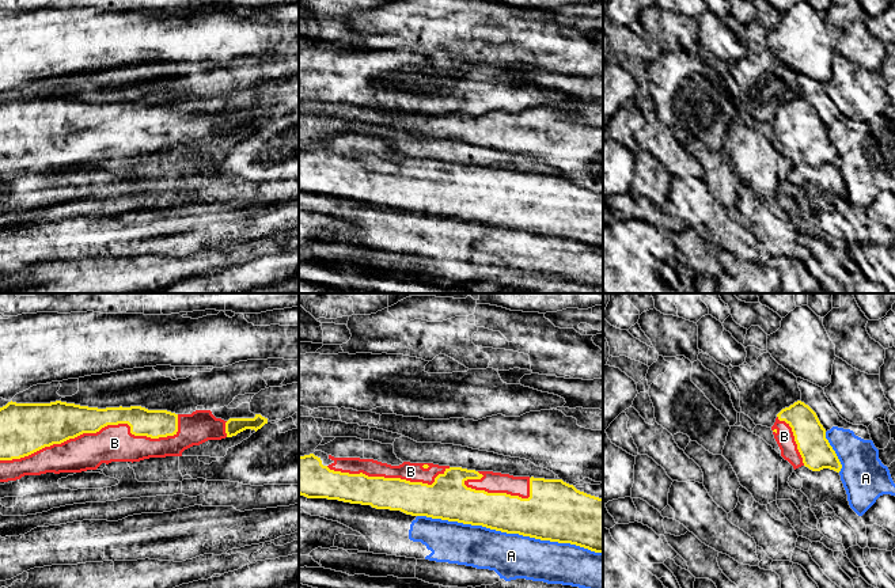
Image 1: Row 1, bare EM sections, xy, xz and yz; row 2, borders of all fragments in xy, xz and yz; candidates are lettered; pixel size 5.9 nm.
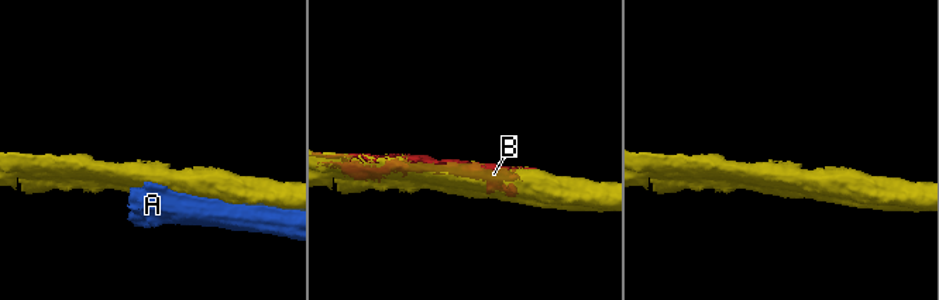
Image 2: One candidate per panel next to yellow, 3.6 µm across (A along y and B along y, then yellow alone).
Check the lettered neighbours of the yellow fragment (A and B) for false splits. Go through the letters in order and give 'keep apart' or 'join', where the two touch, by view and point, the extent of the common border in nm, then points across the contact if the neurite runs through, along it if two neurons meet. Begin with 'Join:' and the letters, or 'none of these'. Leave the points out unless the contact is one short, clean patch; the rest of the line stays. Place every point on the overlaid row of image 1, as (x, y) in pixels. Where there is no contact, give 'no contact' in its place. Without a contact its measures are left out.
Join: B
A: keep apart | xz (509, 533) | 1100 nm
B: join | xy (98, 431) | 1100 nm

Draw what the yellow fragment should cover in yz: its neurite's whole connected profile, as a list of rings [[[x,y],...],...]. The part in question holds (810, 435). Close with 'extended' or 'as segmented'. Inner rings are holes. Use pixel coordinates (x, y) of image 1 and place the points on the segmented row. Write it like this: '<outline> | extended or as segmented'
[[[797,401],[782,409],[771,426],[781,456],[793,468],[801,466],[812,471],[830,468],[841,471],[842,464],[826,439],[826,429],[816,413],[804,402]]] | extended

